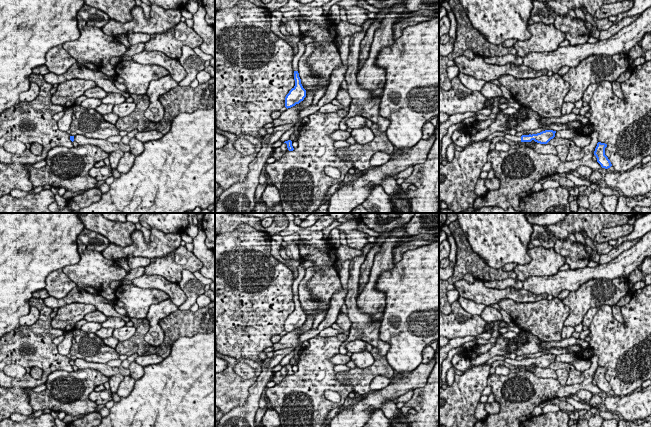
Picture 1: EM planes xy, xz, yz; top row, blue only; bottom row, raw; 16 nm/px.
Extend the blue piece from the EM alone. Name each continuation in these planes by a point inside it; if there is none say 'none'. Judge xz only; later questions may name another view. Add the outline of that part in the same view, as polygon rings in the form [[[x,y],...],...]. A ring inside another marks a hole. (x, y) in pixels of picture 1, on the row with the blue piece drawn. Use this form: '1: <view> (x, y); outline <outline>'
1: xz (301, 47); outline [[[299,41],[299,43],[298,43],[298,53],[294,55],[293,62],[292,62],[294,71],[298,71],[299,59],[305,52],[305,46],[306,46],[305,44],[303,44],[302,42]]]

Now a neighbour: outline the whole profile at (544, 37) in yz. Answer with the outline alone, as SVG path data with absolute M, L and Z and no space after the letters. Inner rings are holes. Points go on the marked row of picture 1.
M533 23L528 26L531 37L526 41L516 41L516 54L524 57L529 53L543 53L556 51L565 34L556 29L554 24Z

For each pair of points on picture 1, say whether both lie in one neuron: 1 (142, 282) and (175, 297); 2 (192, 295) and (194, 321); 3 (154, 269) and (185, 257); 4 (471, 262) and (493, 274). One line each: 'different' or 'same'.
1: same
2: different
3: same
4: same

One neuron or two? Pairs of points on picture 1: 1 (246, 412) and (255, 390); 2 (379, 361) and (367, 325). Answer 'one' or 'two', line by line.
1: one
2: two

